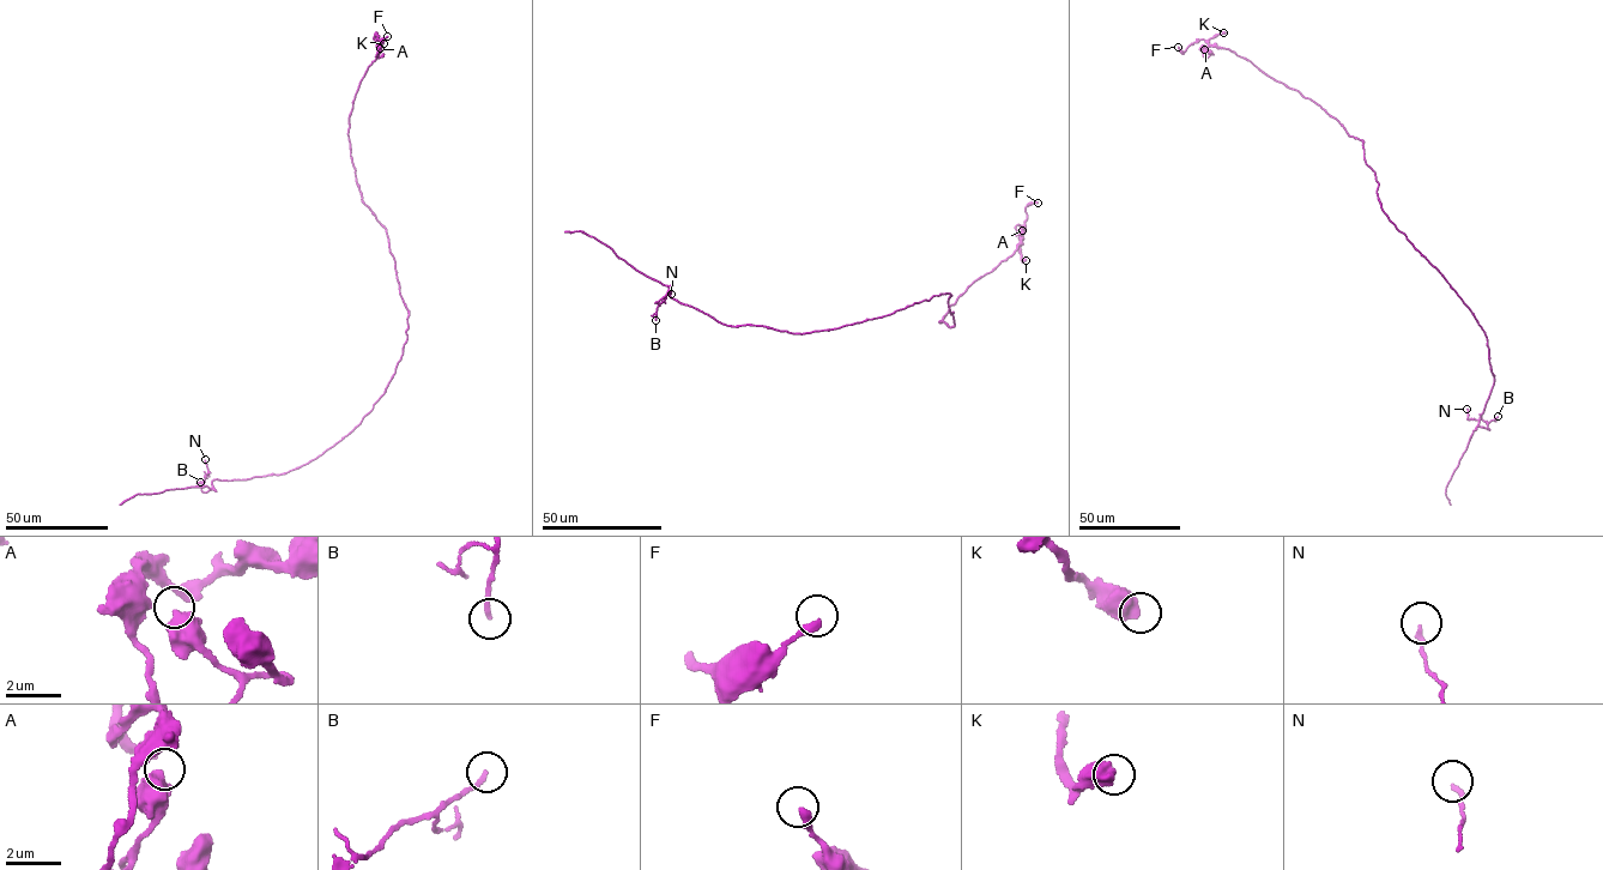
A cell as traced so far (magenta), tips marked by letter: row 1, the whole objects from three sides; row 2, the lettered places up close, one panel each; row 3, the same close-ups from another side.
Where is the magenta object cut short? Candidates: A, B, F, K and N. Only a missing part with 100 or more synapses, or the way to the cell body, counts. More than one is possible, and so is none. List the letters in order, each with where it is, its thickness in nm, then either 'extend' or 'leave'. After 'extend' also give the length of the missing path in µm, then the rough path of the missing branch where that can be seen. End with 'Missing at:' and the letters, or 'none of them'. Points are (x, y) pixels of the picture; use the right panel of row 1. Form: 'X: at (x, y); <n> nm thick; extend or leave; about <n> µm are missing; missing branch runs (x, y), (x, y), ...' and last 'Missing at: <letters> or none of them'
A: at (1204, 49); 440 nm thick; leave
B: at (1498, 416); 150 nm thick; leave
F: at (1178, 47); 320 nm thick; leave
K: at (1223, 32); 600 nm thick; leave
N: at (1467, 409); 150 nm thick; leave
Missing at: none of them

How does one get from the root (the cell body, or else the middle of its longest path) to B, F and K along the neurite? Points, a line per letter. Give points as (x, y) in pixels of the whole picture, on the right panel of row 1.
B: (1393, 224), (1443, 276), (1484, 331), (1494, 381), (1479, 426), (1489, 430), (1488, 423), (1498, 416)
F: (1393, 224), (1381, 207), (1363, 140), (1234, 52), (1202, 40), (1183, 52), (1178, 47)
K: (1393, 224), (1381, 207), (1363, 140), (1248, 60), (1208, 46), (1223, 32)

